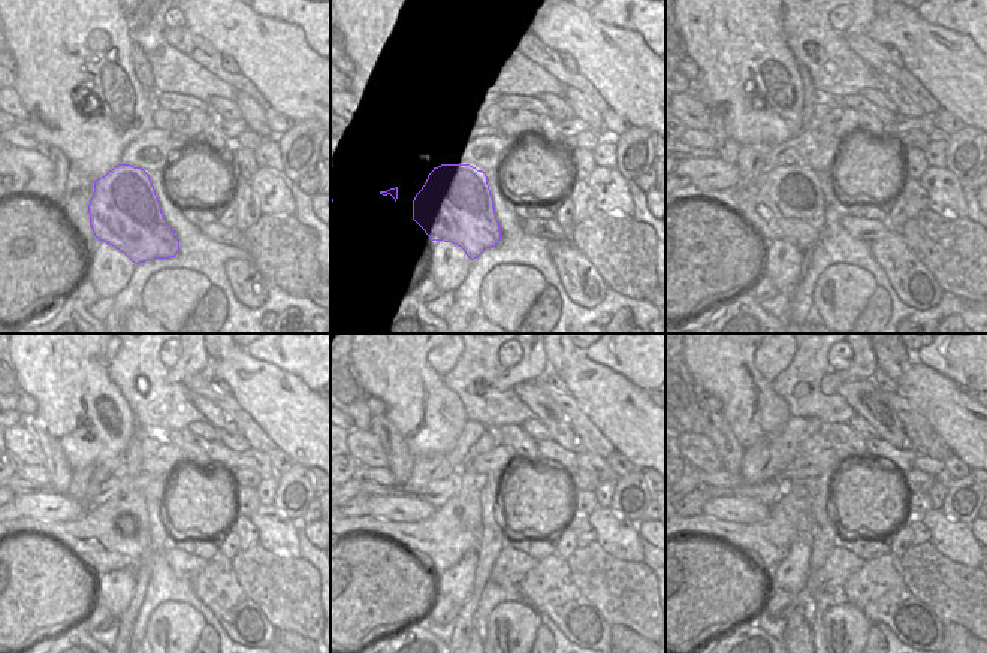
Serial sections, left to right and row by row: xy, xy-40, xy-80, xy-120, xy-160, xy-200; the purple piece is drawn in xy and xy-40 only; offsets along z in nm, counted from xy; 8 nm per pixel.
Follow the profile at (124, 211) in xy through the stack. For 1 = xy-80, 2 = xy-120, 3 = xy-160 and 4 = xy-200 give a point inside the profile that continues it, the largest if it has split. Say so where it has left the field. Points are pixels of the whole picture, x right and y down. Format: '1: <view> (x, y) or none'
1: xy-80 (785, 203)
2: xy-120 (115, 535)
3: xy-160 (438, 543)
4: xy-200 (767, 541)

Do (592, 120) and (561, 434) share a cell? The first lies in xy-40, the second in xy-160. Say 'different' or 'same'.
same

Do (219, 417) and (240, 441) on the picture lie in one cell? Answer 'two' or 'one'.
one

